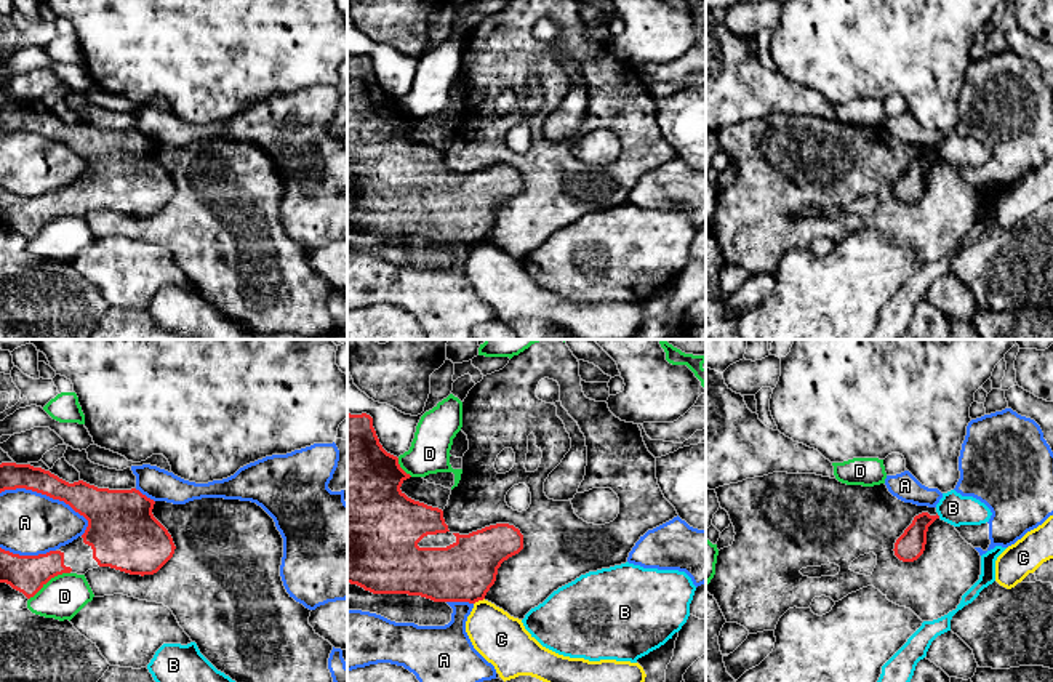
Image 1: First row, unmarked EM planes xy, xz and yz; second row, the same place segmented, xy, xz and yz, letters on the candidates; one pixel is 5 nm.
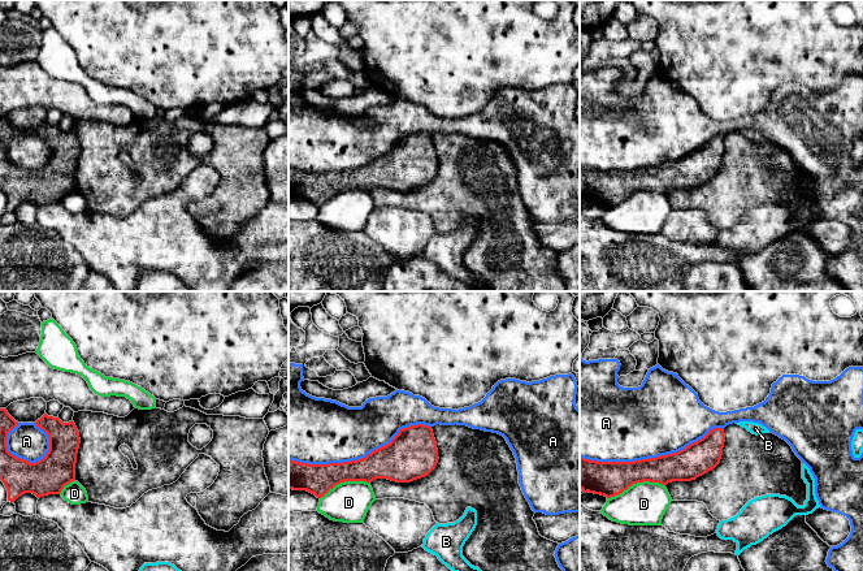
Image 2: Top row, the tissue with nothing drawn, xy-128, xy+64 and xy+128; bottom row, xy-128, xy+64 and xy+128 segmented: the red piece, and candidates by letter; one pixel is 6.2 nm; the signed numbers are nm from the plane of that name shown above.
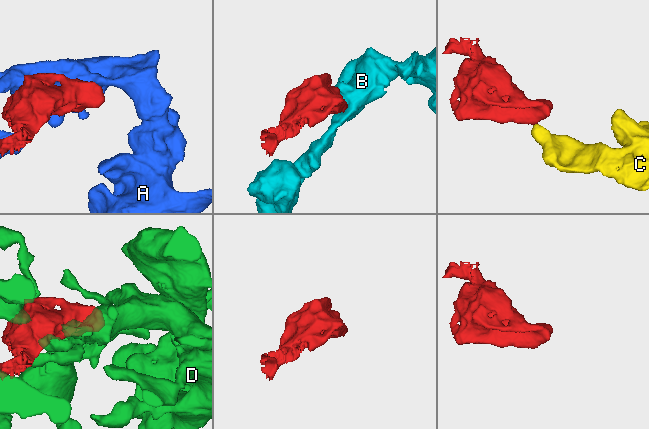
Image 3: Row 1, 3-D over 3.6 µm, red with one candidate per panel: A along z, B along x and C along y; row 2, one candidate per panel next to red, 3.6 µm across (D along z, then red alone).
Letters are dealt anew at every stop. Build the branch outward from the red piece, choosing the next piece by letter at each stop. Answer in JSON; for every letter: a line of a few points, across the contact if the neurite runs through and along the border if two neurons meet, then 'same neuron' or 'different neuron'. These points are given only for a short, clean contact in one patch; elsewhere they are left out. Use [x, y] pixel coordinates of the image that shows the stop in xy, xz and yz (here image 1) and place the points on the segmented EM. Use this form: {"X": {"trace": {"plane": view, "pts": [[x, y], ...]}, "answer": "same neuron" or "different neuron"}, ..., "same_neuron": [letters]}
{"A": {"answer": "different neuron"}, "B": {"trace": {"plane": "yz", "pts": [[936, 514], [940, 517]]}, "answer": "different neuron"}, "C": {"trace": {"plane": "xz", "pts": [[484, 597], [474, 604]]}, "answer": "different neuron"}, "D": {"answer": "different neuron"}, "same_neuron": []}

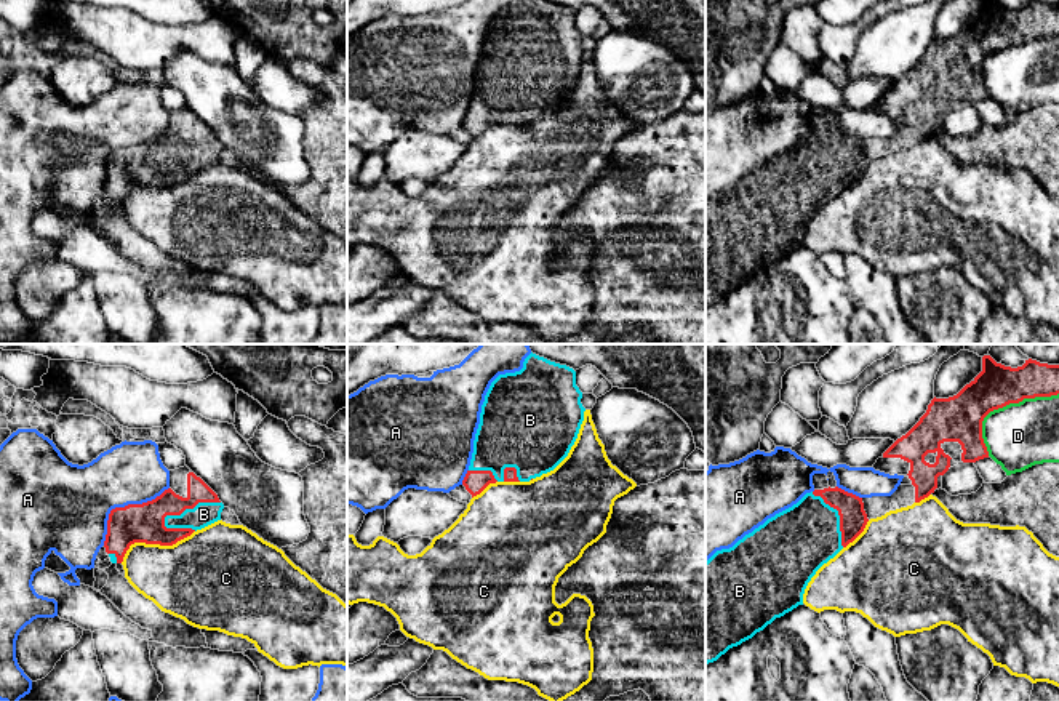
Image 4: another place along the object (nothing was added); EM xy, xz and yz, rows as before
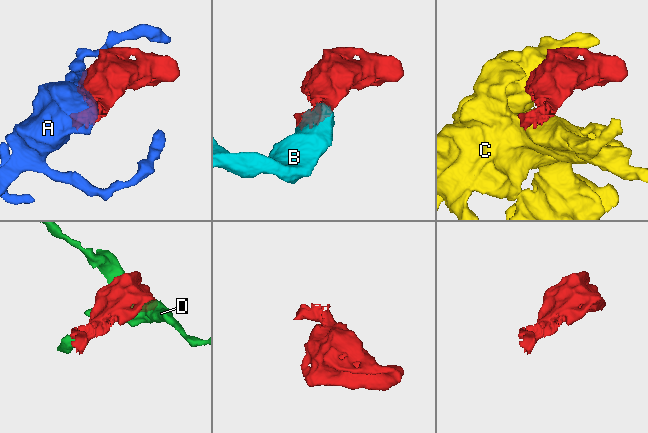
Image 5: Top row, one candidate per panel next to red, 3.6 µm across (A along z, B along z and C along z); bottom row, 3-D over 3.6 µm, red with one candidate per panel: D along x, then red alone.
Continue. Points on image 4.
{"A": {"answer": "different neuron"}, "B": {"answer": "same neuron"}, "C": {"answer": "different neuron"}, "D": {"answer": "different neuron"}, "same_neuron": ["B"]}

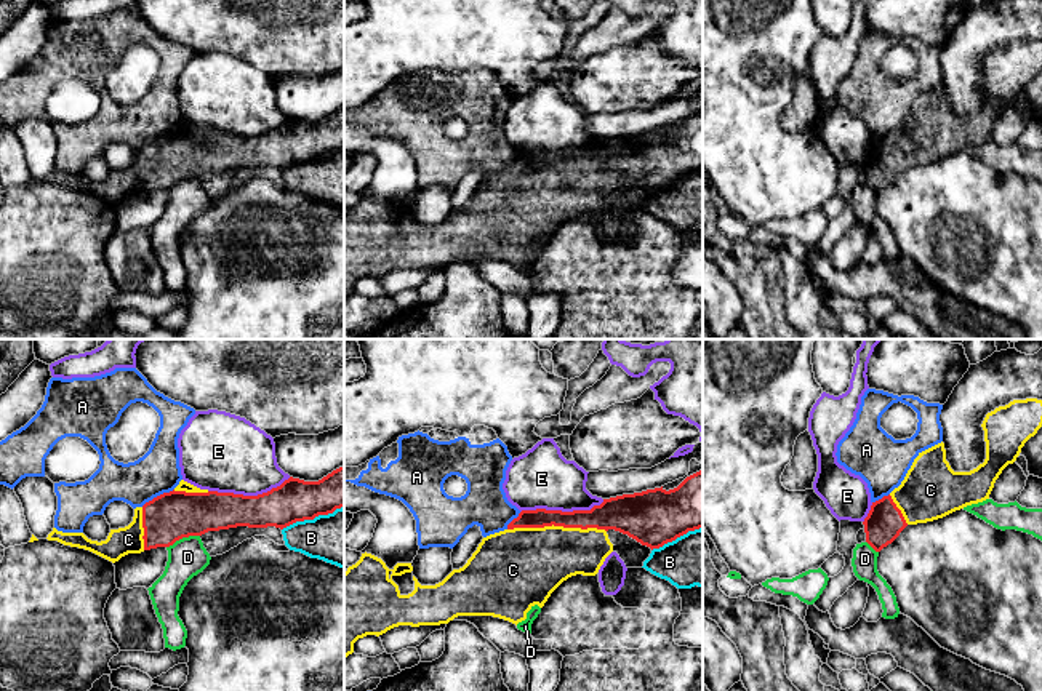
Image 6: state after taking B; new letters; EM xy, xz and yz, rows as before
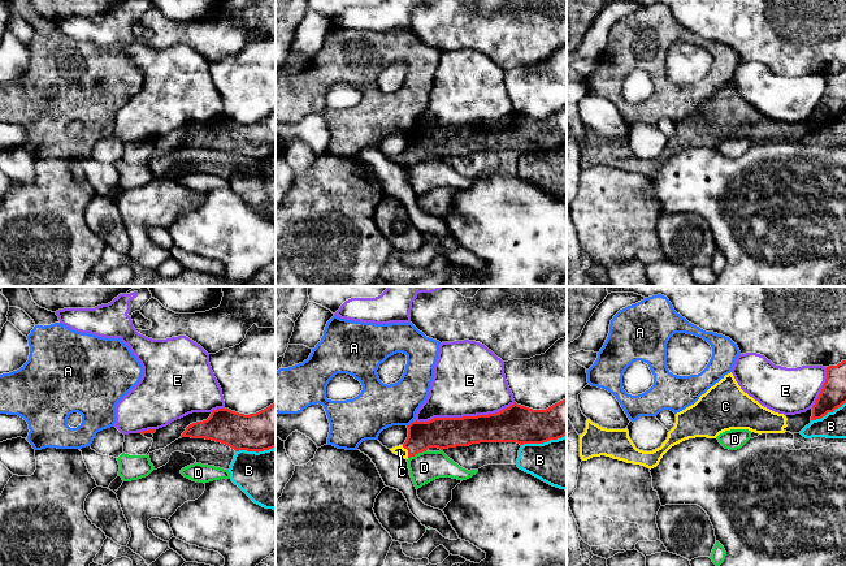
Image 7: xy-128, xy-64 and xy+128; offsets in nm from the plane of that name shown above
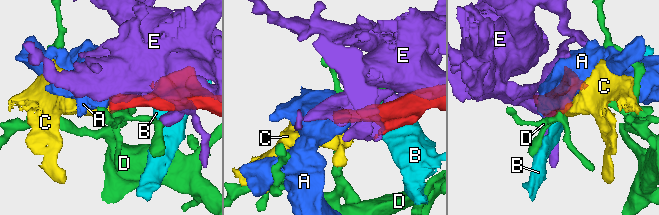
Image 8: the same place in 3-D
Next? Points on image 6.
{"A": {"trace": {"plane": "xy", "pts": [[173, 488], [141, 506]]}, "answer": "different neuron"}, "B": {"answer": "different neuron"}, "C": {"answer": "same neuron"}, "D": {"trace": {"plane": "xy", "pts": [[199, 535], [180, 538], [167, 547]]}, "answer": "different neuron"}, "E": {"answer": "different neuron"}, "same_neuron": ["C"]}

